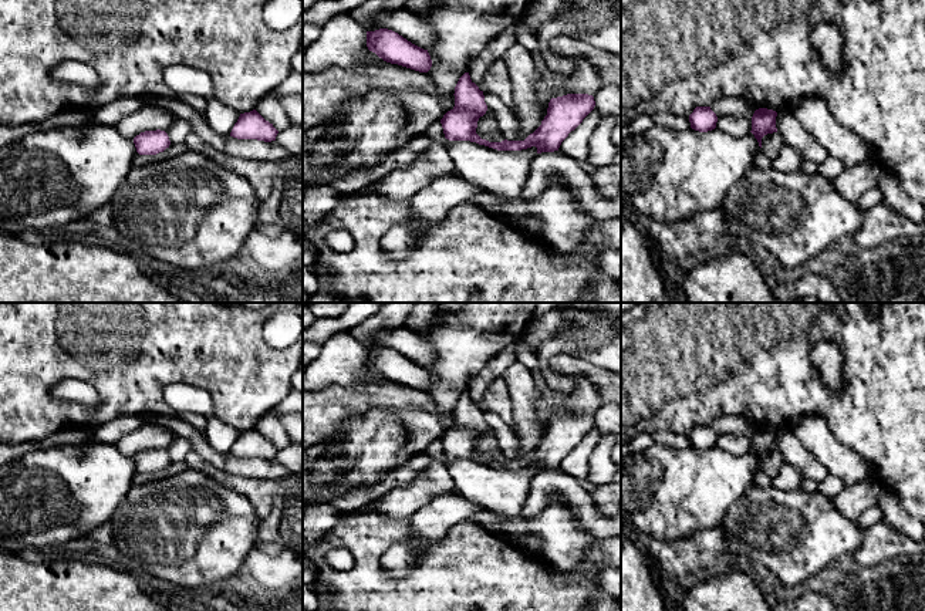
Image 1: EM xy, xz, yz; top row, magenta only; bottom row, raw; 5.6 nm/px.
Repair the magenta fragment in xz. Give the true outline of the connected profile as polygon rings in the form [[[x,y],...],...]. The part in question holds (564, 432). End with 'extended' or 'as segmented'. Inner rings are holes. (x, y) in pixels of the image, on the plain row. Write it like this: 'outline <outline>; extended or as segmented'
outline [[[465,391],[455,405],[455,425],[440,438],[445,456],[470,459],[497,469],[521,469],[531,465],[537,472],[558,469],[561,460],[594,428],[595,419],[588,412],[567,412],[551,416],[541,443],[524,459],[489,460],[476,452],[477,439],[487,429],[483,409]]]; as segmented

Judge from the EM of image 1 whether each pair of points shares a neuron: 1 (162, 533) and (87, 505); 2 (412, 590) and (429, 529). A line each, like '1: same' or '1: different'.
1: different
2: different

